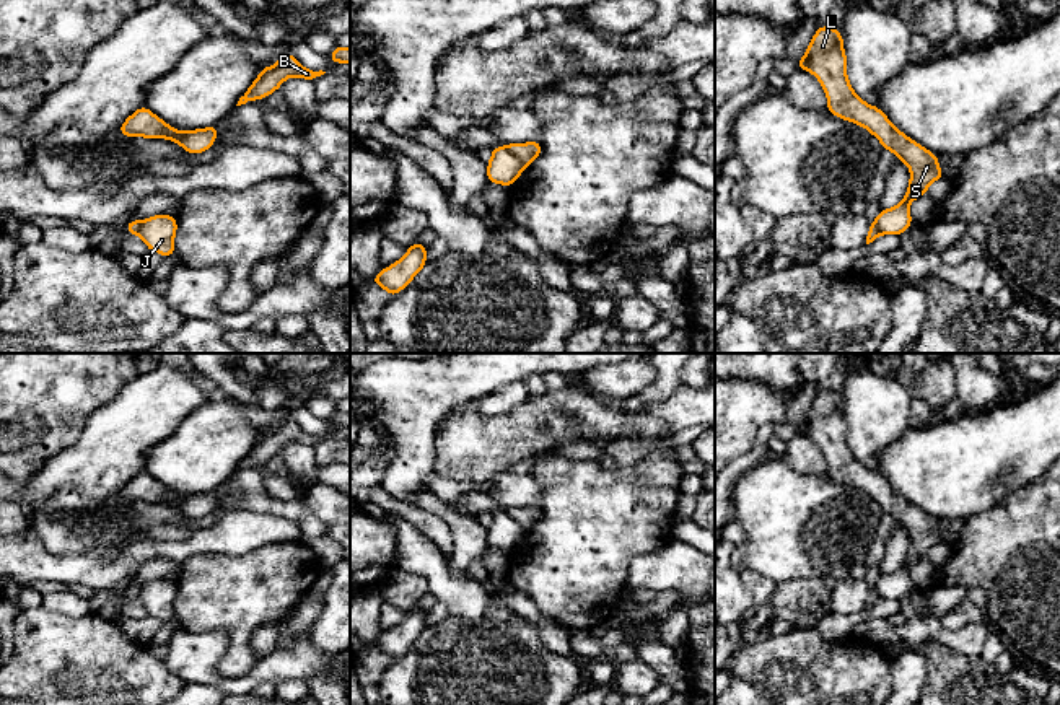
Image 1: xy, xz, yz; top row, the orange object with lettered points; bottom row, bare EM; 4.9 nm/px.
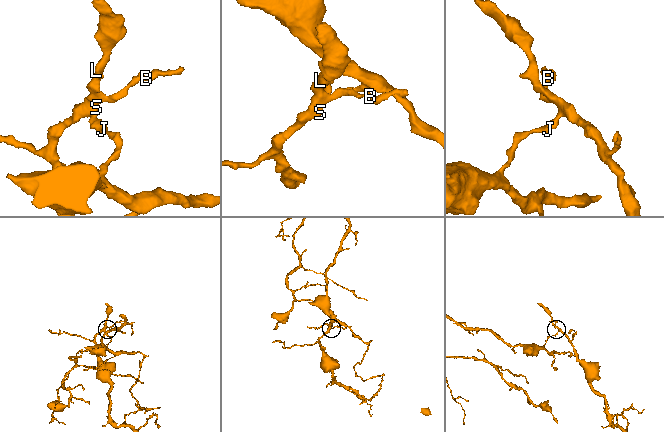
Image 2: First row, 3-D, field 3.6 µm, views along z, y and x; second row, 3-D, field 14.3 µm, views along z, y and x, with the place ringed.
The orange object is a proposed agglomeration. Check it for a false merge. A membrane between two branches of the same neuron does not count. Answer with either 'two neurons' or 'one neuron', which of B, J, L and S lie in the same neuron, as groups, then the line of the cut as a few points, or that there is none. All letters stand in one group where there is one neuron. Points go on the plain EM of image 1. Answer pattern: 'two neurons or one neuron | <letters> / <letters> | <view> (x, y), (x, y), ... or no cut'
two neurons | B L S / J | xz (505, 512), (526, 529)

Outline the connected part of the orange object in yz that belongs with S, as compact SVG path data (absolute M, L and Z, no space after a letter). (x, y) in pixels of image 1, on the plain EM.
M821 391L816 394L806 418L796 427L799 435L811 436L827 459L827 475L840 484L858 488L873 498L884 515L892 516L910 534L905 562L892 573L881 575L874 585L881 599L900 601L913 589L909 571L926 558L931 547L944 542L938 519L931 518L894 492L878 472L866 469L847 443L847 420L842 397Z

